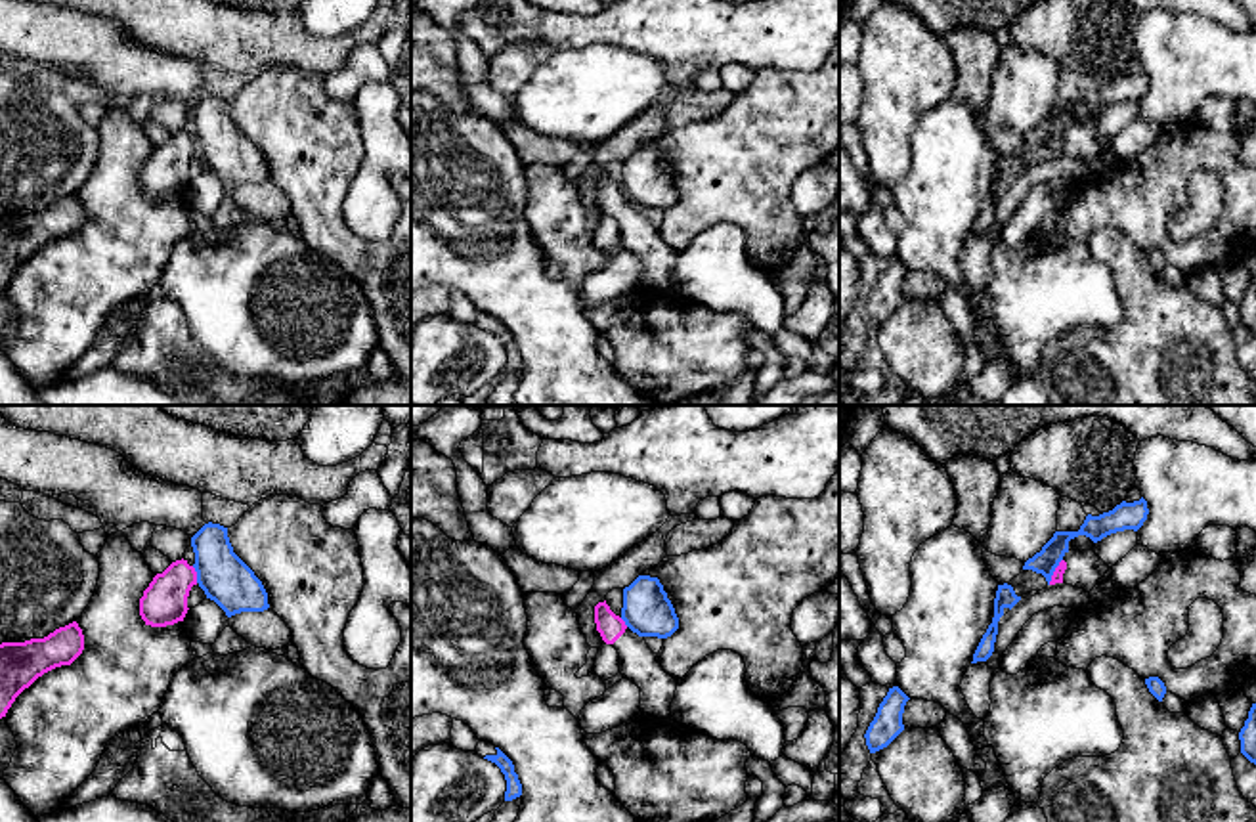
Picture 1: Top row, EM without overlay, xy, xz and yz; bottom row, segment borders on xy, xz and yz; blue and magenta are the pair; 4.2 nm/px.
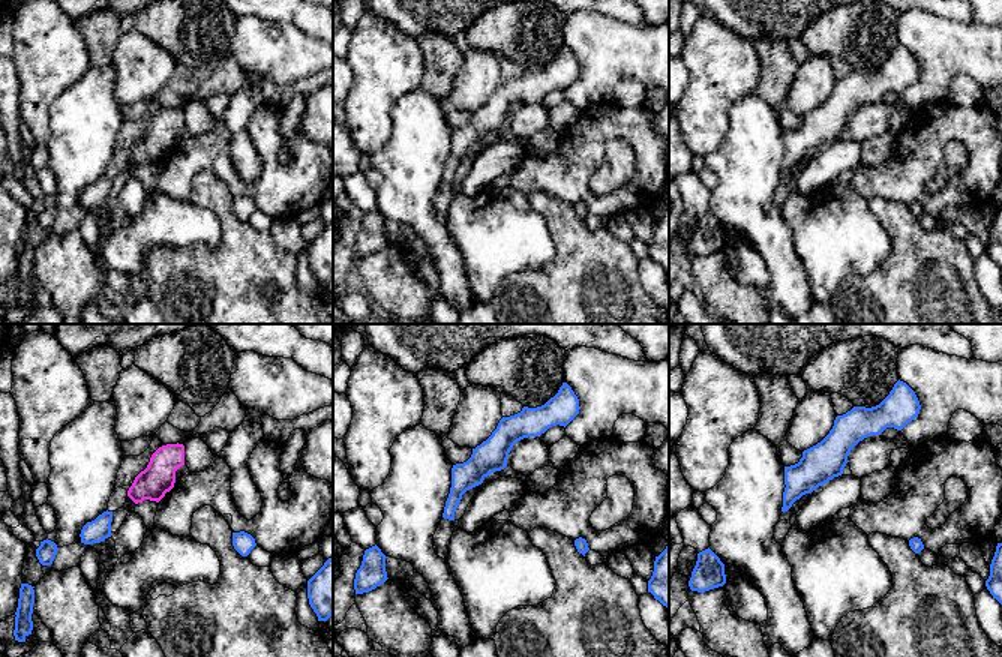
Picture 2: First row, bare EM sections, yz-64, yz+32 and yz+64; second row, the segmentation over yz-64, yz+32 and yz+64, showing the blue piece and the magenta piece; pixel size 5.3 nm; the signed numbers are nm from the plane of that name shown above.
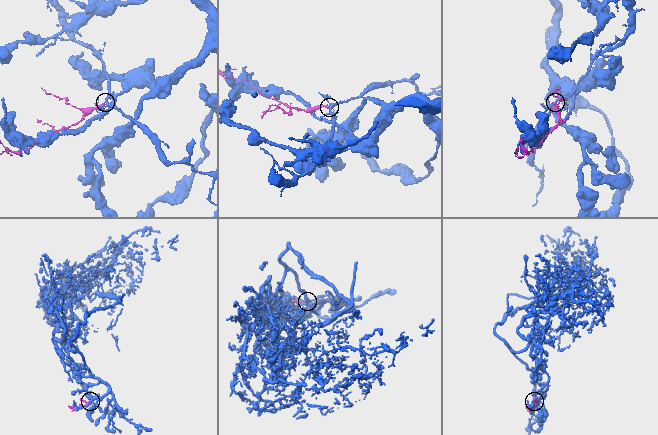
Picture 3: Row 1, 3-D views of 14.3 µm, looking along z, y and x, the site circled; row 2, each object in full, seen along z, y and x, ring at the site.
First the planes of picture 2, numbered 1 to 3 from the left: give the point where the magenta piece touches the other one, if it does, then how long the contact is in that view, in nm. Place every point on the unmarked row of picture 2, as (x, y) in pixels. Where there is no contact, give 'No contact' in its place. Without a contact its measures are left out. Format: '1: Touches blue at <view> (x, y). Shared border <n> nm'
1: No contact
2: No contact
3: No contact

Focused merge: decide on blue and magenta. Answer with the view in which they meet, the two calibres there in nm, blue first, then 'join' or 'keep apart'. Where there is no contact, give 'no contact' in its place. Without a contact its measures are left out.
yz | 100/50 nm | keep apart

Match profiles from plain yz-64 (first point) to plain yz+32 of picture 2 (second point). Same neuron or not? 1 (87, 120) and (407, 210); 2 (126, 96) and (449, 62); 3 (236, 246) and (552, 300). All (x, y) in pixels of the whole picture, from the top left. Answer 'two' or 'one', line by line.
1: one
2: two
3: one

